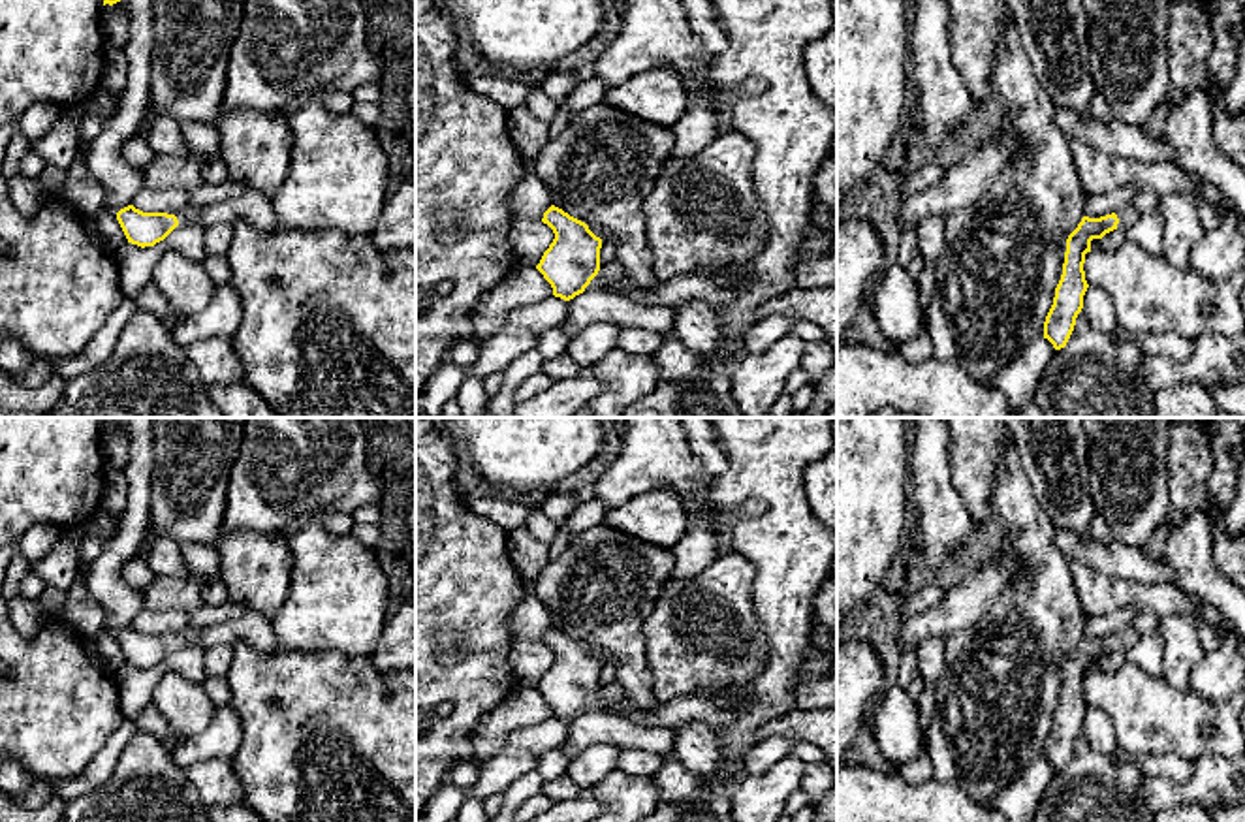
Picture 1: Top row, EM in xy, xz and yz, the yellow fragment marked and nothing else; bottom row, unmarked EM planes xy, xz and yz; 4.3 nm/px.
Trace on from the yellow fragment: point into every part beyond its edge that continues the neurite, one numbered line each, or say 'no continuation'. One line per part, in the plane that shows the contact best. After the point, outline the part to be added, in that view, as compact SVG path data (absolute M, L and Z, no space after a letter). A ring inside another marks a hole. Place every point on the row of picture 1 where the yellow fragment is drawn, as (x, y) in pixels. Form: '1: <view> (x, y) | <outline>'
1: xy (252, 207) | M256 190L244 192L237 198L226 199L211 207L186 207L182 211L167 211L167 214L175 214L179 226L196 222L203 229L214 224L233 226L235 222L246 222L260 231L282 229L273 211L273 199Z

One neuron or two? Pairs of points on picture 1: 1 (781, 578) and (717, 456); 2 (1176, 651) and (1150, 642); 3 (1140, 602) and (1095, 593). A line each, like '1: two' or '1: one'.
1: two
2: two
3: one

